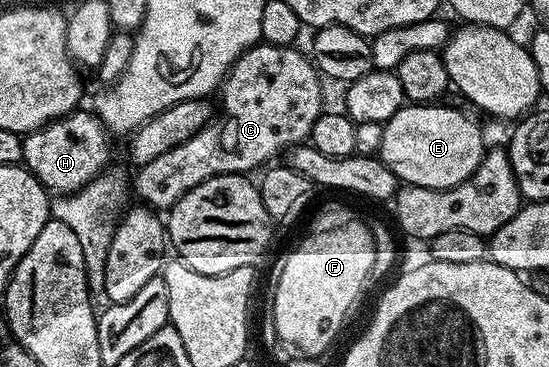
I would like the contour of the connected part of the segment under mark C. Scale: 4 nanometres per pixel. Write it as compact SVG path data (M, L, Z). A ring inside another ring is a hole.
M261 41L242 52L229 71L228 78L218 88L220 107L218 103L218 110L203 129L168 153L162 153L162 157L154 157L154 161L141 163L135 168L136 195L140 198L137 200L153 209L171 209L187 191L210 177L252 173L248 171L271 164L279 151L287 152L301 146L311 136L314 121L318 121L326 104L324 87L320 84L322 76L316 70L315 62L307 54L304 56L296 50L295 46L279 47Z

